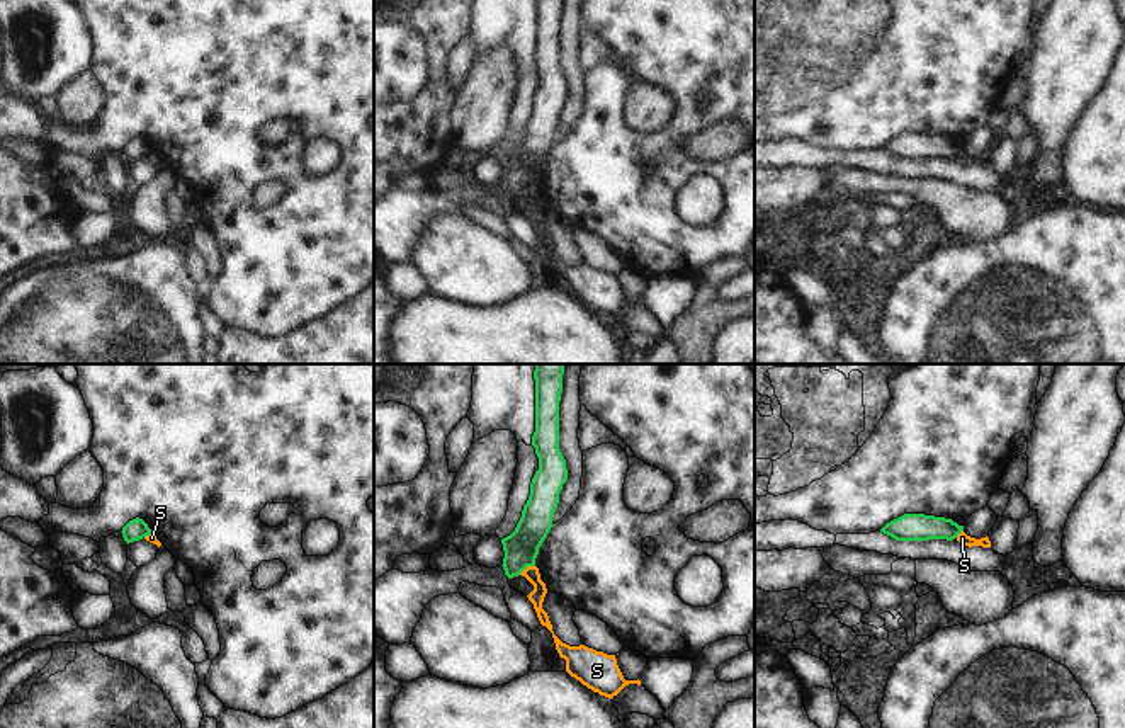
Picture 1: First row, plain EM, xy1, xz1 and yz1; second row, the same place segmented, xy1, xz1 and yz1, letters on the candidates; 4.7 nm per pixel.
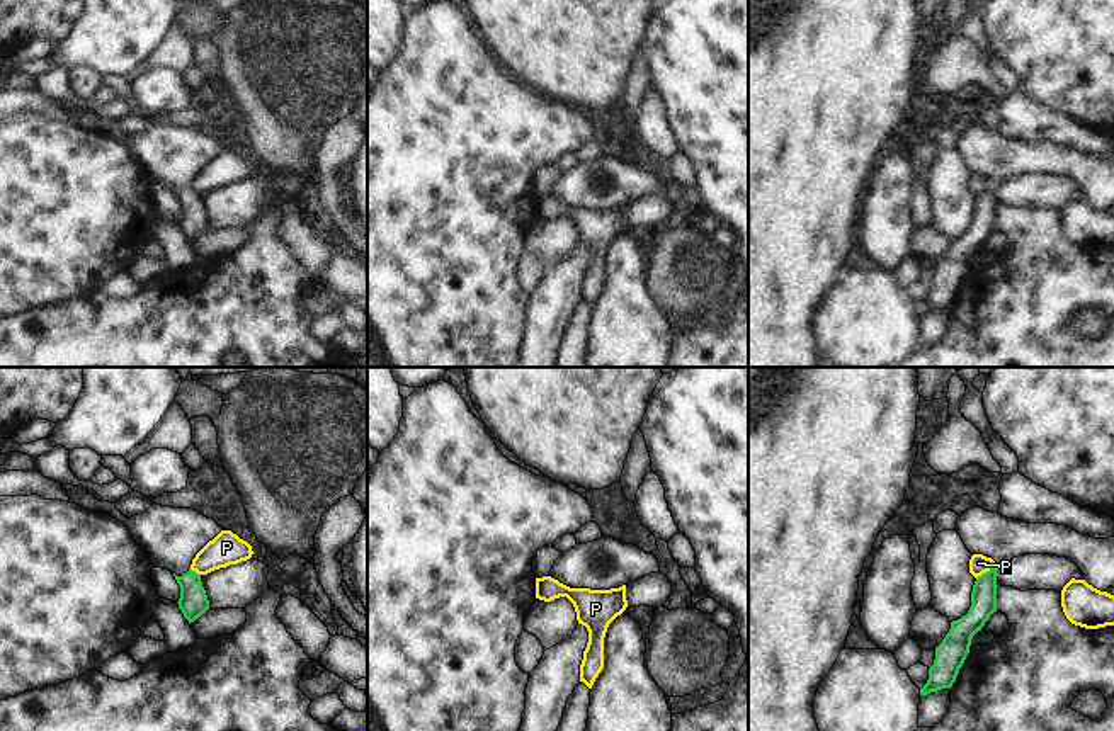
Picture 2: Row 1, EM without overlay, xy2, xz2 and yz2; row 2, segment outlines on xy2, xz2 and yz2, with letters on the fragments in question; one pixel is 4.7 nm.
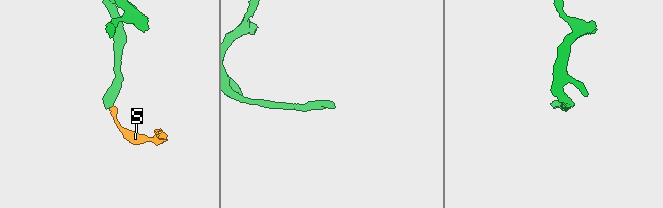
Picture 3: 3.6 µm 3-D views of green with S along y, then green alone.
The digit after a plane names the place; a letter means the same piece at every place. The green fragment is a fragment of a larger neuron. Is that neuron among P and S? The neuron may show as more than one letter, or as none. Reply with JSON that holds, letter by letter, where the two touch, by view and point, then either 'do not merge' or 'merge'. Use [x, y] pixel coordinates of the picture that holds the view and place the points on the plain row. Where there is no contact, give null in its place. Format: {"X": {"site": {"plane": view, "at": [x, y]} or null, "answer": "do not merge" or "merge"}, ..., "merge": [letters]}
{"P": {"site": {"plane": "yz2", "at": [987, 191]}, "answer": "do not merge"}, "S": {"site": {"plane": "xz1", "at": [525, 186]}, "answer": "do not merge"}, "merge": []}

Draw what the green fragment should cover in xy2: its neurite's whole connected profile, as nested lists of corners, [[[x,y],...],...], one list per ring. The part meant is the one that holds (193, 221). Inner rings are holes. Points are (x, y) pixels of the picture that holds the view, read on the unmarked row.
[[[82,104],[61,105],[73,122],[90,131],[102,131],[124,143],[136,163],[148,173],[151,184],[173,192],[180,206],[177,223],[189,243],[209,228],[201,194],[192,190],[190,184],[196,173],[223,150],[216,139],[197,129],[156,122],[145,133],[128,138],[116,128],[116,122],[95,119]]]

